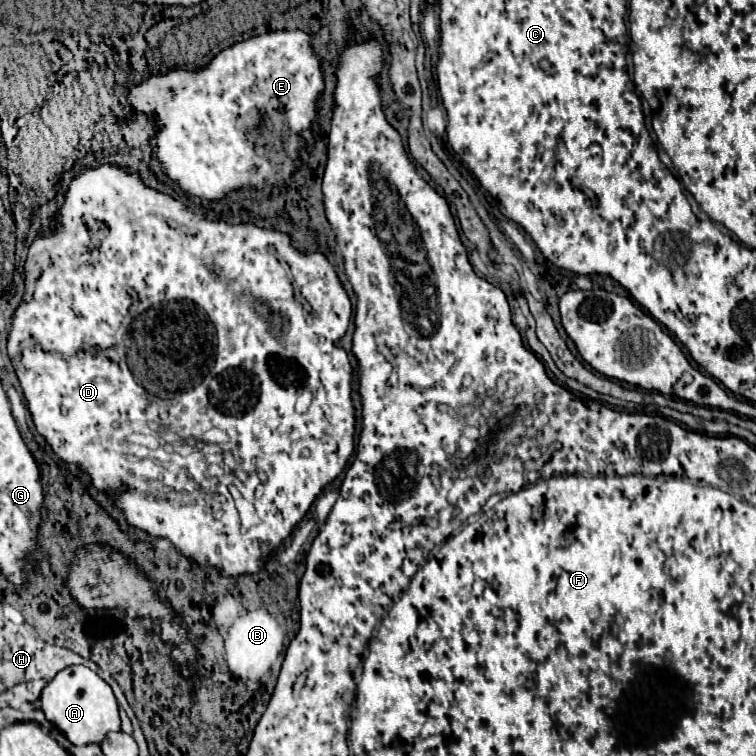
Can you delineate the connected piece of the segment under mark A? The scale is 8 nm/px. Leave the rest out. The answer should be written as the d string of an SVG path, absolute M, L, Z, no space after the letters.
M72 665L60 671L44 687L40 701L42 701L42 711L46 719L52 725L56 725L72 745L80 747L80 745L90 745L90 743L102 743L106 733L120 731L118 701L110 685L84 665Z

